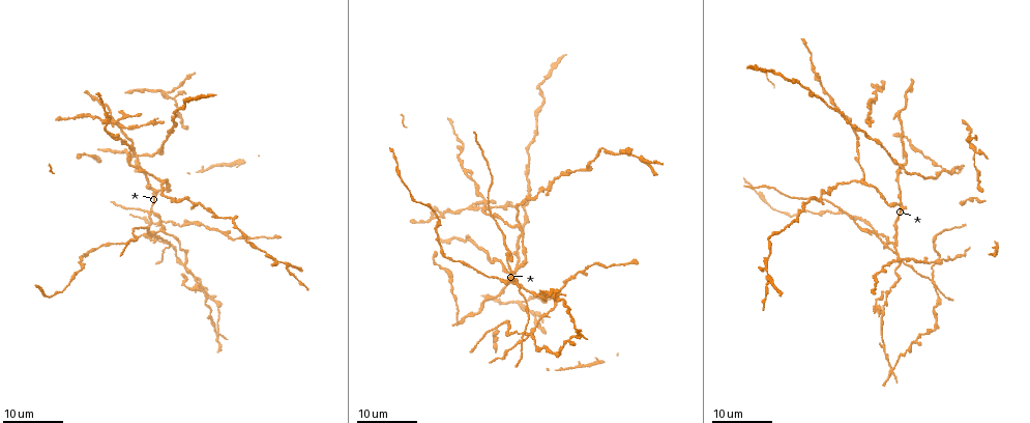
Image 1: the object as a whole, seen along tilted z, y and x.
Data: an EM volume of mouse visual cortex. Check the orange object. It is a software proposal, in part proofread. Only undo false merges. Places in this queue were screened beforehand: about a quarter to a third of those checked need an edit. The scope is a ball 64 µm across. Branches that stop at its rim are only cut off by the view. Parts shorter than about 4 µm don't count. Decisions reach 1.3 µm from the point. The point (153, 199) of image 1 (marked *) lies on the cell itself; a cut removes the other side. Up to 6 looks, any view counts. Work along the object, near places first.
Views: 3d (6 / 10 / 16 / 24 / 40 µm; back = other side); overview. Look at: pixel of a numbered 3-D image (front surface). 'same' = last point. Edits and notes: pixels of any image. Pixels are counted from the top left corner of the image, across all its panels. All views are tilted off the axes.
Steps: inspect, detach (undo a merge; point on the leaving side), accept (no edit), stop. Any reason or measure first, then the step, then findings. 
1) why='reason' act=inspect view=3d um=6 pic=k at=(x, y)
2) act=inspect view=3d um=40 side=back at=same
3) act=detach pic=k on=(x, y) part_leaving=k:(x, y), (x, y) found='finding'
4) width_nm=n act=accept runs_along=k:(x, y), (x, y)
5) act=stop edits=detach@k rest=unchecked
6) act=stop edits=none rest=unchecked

why='a fork' act=inspect view=3d um=16 pic=1 at=(514, 346)

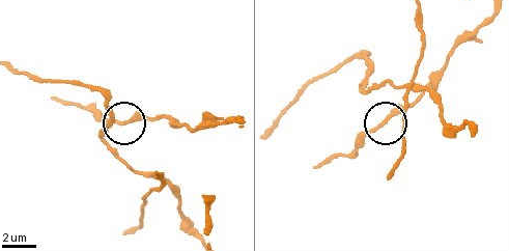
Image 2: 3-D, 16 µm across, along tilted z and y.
act=inspect view=3d um=6 pic=2 at=(129, 121)

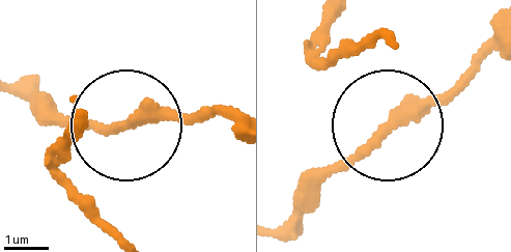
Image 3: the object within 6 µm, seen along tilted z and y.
side_arm_um=6 arms=3 act=accept found='continuous, no second cell'

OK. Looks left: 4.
why='arms part here' act=inspect view=3d um=16 pic=1 at=(508, 280)

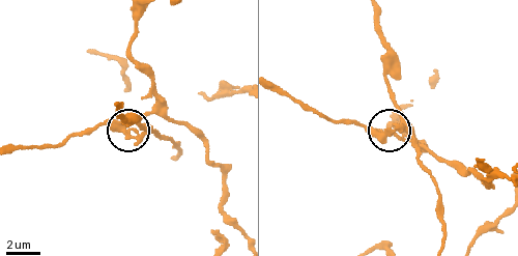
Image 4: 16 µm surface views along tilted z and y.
act=inspect view=3d um=10 pic=4 at=(384, 131)

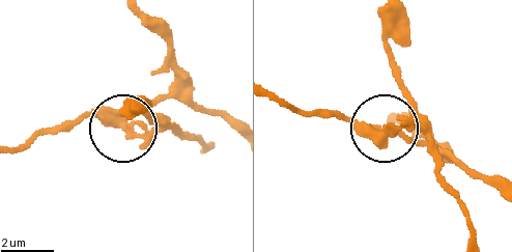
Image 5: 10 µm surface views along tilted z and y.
width_nm=290 act=detach pic=5 on=(162, 113) part_leaving=5:(388, 127), (405, 115), (409, 100), (387, 51), (384, 17) found='two cells meet here'

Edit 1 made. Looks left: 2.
why='thick turns thin' act=inspect view=3d um=16 pic=1 at=(896, 219)

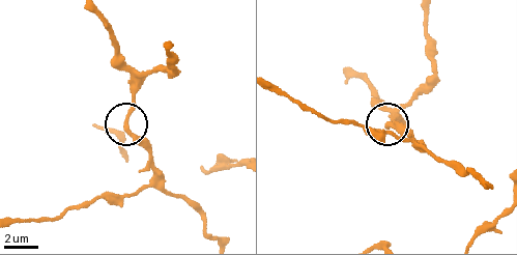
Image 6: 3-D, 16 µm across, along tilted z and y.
act=inspect view=3d um=6 pic=6 at=(386, 124)

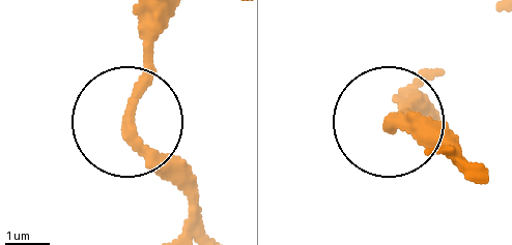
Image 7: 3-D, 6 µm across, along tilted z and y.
act=accept runs_along=7:(148, 56), (130, 132), (200, 209) found='all the same cell'

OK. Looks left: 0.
act=stop edits=detach@5 rest=unchecked

